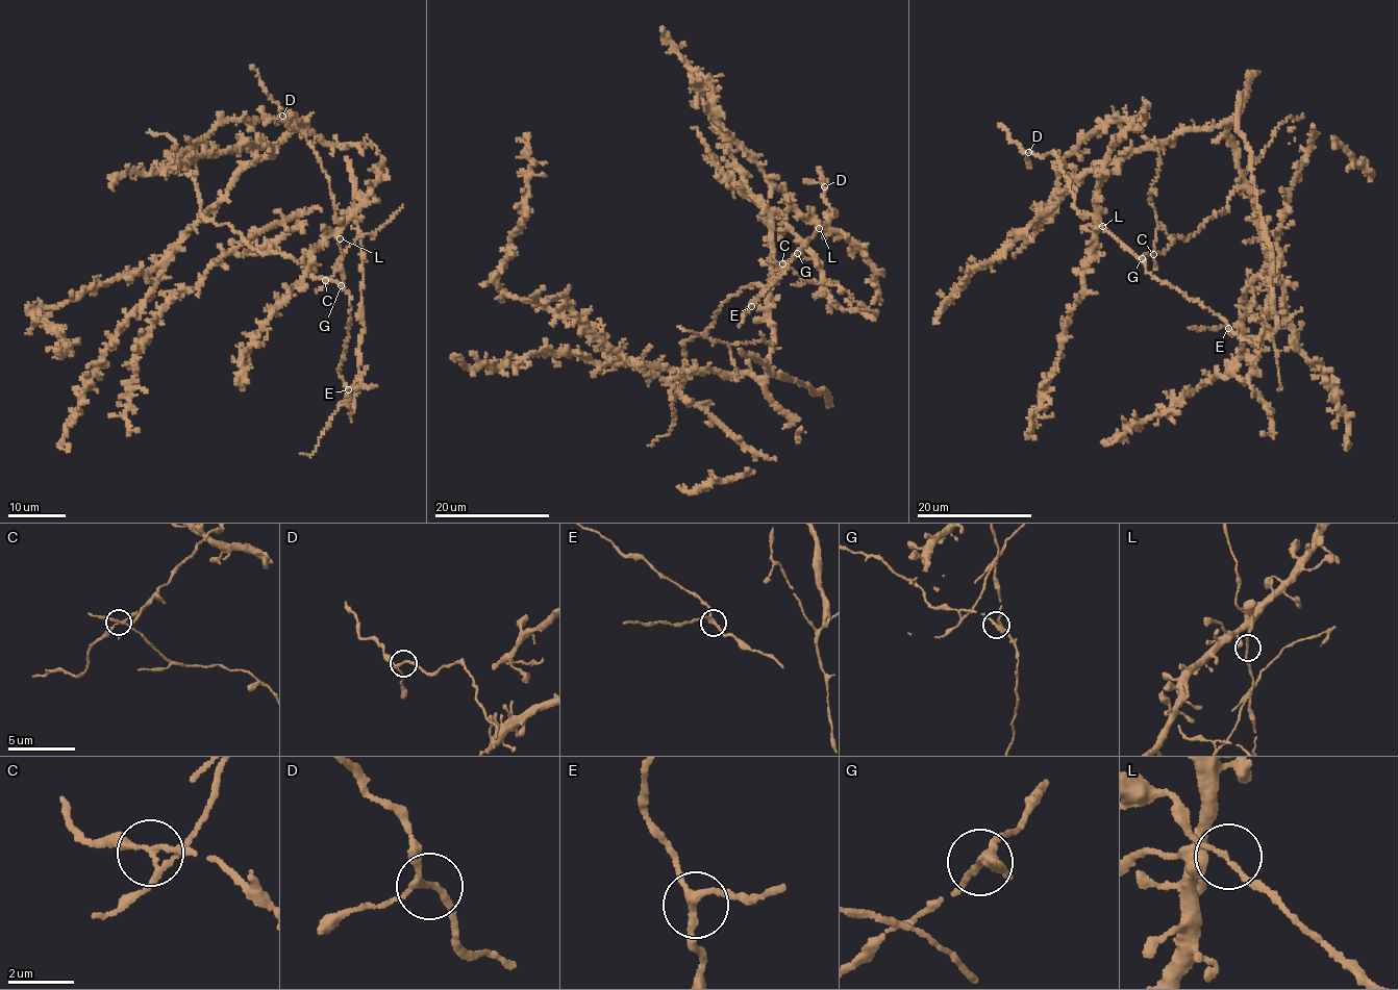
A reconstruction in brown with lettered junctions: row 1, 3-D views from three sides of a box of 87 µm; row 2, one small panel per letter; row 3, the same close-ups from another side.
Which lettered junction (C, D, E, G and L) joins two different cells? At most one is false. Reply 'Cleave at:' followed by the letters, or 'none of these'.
Cleave at: C

